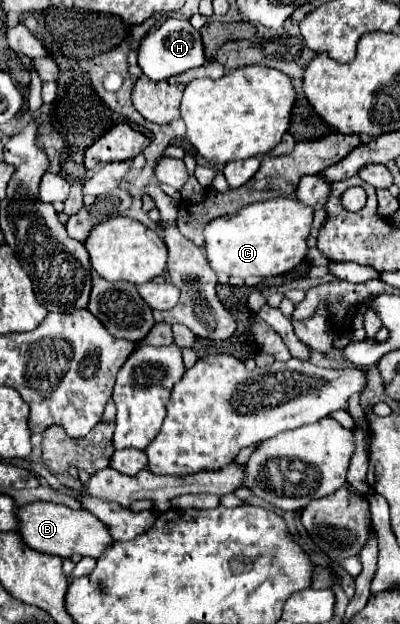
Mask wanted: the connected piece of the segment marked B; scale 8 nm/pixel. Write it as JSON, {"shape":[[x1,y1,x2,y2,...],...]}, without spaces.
{"shape":[[29,503,25,505,25,529,19,529,21,537,25,537,27,545,31,549,37,549,41,553,49,553,49,555,59,555,59,557,71,557,73,553,77,555,87,555,87,557,101,557,109,547,113,547,113,537,109,527,99,521,91,511,87,509,69,509,65,505,55,505,55,503]]}

